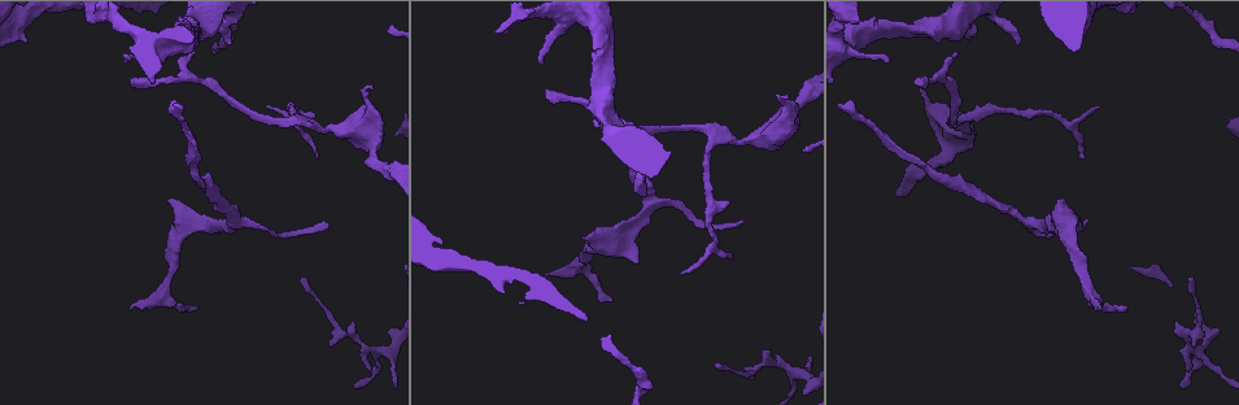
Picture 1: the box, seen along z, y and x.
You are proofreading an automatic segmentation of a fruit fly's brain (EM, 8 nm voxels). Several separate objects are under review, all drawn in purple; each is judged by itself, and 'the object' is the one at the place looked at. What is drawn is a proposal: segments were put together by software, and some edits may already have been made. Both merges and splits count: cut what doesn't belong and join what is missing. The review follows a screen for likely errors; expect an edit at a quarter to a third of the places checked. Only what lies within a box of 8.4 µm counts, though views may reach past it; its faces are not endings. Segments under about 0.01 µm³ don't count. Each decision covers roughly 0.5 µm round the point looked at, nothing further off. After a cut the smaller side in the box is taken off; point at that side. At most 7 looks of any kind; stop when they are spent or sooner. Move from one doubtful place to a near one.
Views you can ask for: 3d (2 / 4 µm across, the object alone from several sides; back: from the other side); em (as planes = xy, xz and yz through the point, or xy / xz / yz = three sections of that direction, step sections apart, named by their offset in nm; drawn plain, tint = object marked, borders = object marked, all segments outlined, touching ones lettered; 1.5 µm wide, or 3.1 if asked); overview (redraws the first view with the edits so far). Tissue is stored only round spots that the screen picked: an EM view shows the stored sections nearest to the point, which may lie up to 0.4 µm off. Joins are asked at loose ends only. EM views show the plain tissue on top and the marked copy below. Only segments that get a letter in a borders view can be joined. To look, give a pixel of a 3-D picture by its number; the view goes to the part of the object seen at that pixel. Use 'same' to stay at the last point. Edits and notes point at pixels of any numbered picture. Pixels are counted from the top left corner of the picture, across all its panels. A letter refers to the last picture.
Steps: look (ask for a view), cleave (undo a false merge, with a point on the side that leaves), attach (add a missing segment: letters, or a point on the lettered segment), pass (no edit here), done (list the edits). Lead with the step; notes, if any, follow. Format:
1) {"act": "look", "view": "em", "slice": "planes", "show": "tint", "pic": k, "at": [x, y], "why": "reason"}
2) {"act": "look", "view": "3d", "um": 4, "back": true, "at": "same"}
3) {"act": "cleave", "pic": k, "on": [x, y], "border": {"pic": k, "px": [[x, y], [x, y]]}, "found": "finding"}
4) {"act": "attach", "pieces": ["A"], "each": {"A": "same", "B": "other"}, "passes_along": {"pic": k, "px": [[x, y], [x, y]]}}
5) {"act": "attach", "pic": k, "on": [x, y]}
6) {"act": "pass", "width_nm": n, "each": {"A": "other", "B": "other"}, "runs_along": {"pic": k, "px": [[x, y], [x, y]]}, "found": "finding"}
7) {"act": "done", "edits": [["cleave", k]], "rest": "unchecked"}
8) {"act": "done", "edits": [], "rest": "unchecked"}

{"act": "look", "view": "em", "slice": "planes", "show": "borders", "pic": 1, "at": [317, 158], "why": "branch stops here"}

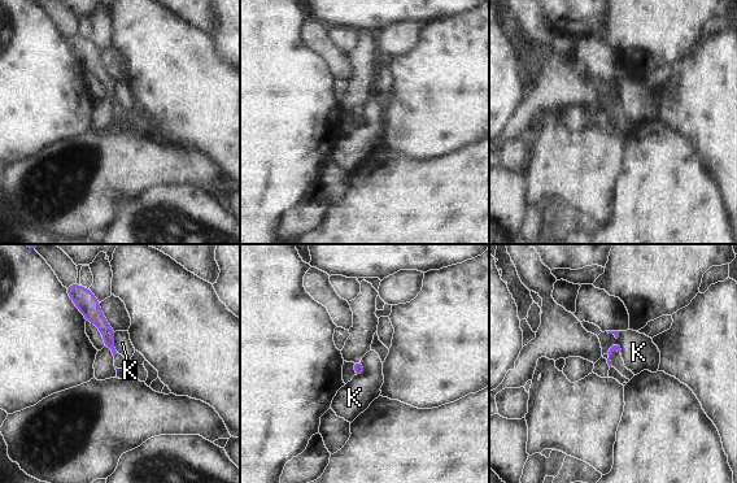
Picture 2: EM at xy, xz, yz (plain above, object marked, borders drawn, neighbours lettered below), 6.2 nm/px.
{"act": "pass", "each": {"K": "other"}, "border": {"pic": 2, "px": [[360, 361], [363, 373], [357, 377]]}, "found": "none of them fits"}

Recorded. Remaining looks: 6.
{"act": "look", "view": "3d", "um": 2, "pic": 1, "at": [1125, 306], "why": "tapers out"}

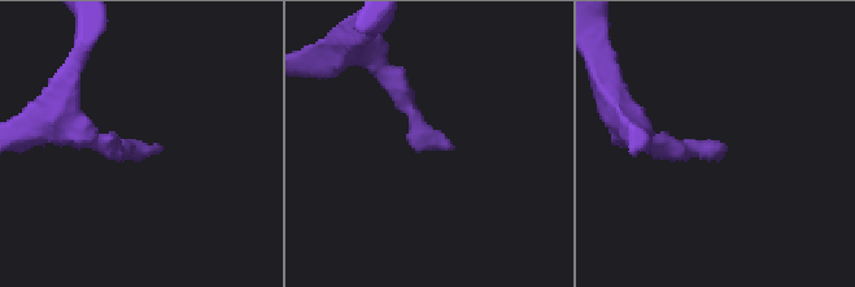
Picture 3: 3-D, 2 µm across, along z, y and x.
{"act": "look", "view": "em", "um": 3.1, "slice": "planes", "show": "borders", "pic": 3, "at": [158, 144]}

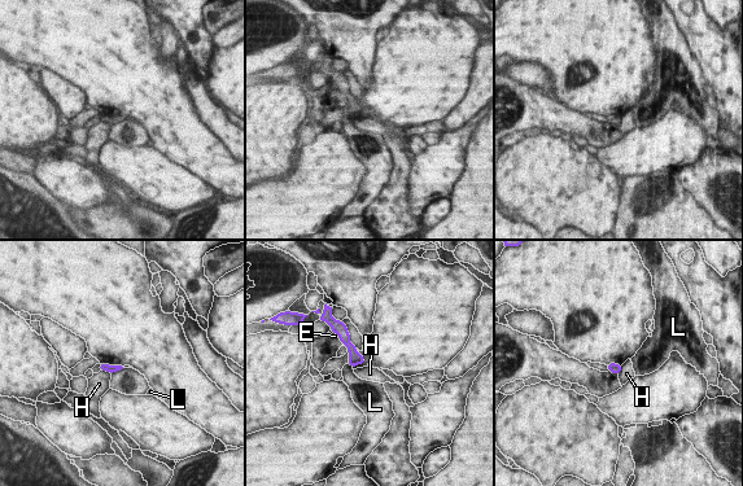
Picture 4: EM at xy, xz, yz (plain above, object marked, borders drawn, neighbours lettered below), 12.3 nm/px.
{"act": "pass", "longest_contact_nm": ["H", 140], "each": {"E": "other", "H": "other", "L": "other"}, "border": {"pic": 4, "px": [[101, 370], [110, 373]]}, "found": "none of them fits"}

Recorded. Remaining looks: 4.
{"act": "look", "view": "3d", "um": 4, "pic": 1, "at": [720, 369], "why": "branch stops here"}

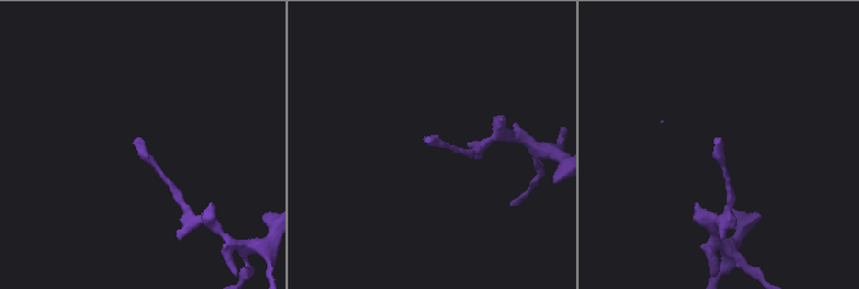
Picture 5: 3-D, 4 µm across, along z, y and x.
{"act": "look", "view": "em", "slice": "planes", "show": "borders", "pic": 5, "at": [719, 140]}

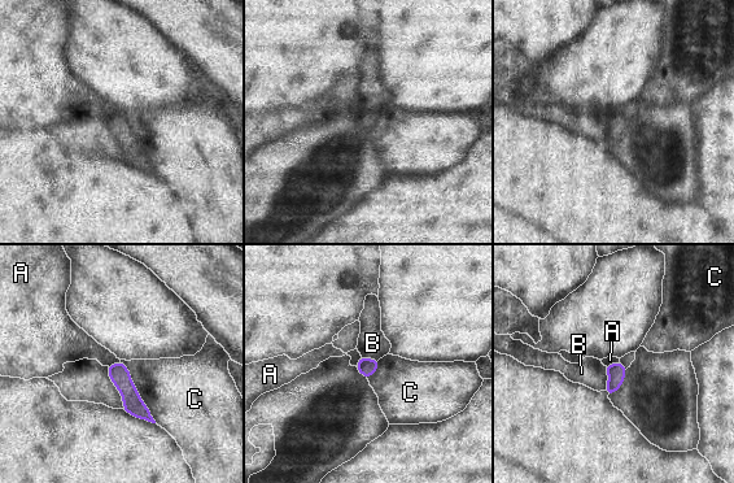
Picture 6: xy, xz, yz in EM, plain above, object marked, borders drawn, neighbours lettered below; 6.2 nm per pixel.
{"act": "pass", "longest_contact_nm": ["C", 440], "each": {"A": "other", "B": "other", "C": "other"}, "runs_along": {"pic": 6, "px": [[110, 369], [148, 417]]}, "found": "none of them fits"}

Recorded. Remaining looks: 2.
{"act": "done", "edits": [], "rest": "unchecked"}

